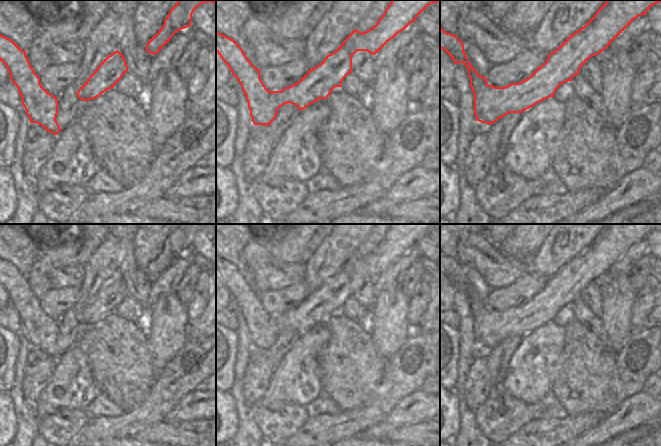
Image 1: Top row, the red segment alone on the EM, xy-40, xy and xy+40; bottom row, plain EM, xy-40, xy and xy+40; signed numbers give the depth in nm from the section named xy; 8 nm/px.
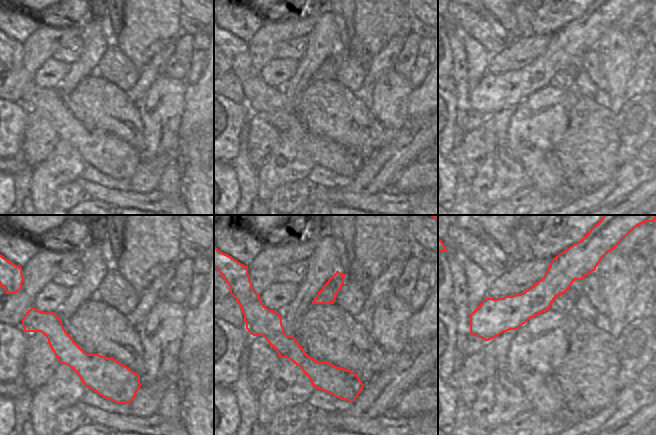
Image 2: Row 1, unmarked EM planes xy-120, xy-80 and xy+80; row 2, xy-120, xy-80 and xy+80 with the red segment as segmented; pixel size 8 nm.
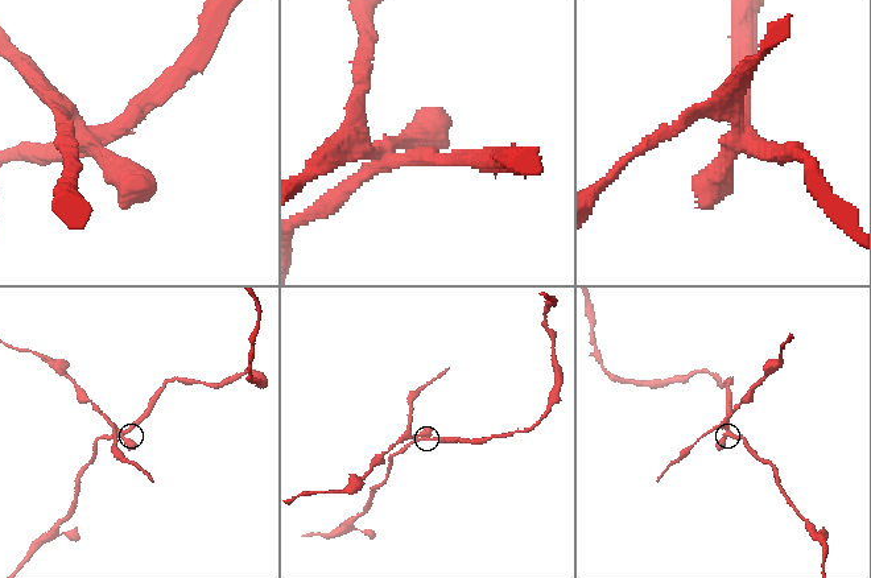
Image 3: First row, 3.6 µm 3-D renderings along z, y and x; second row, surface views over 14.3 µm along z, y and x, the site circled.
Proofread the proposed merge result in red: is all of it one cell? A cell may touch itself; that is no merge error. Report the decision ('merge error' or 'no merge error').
merge error

